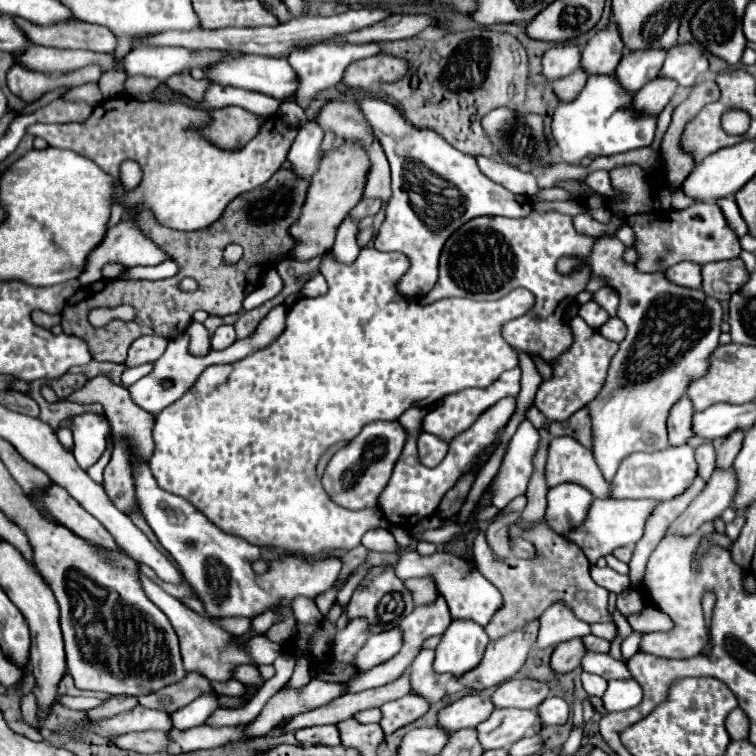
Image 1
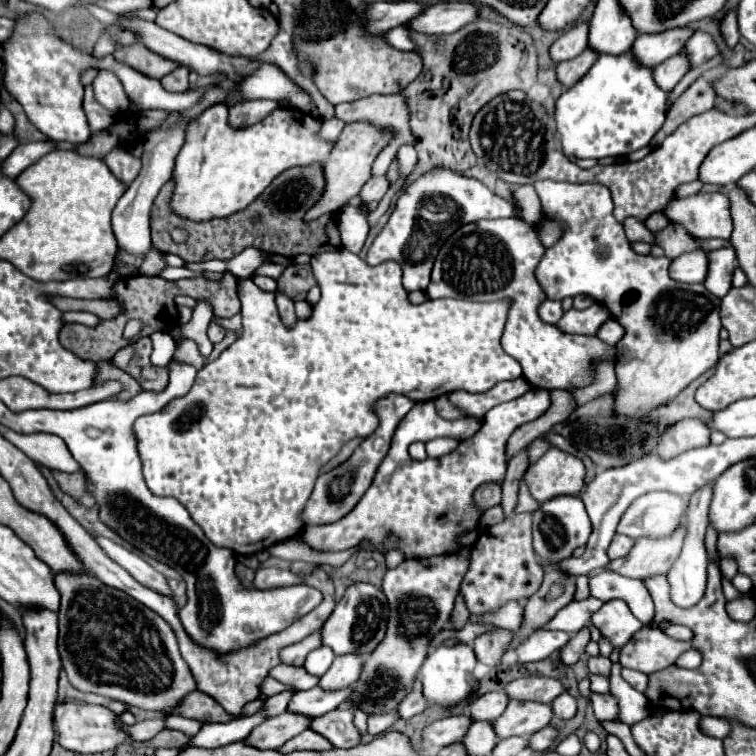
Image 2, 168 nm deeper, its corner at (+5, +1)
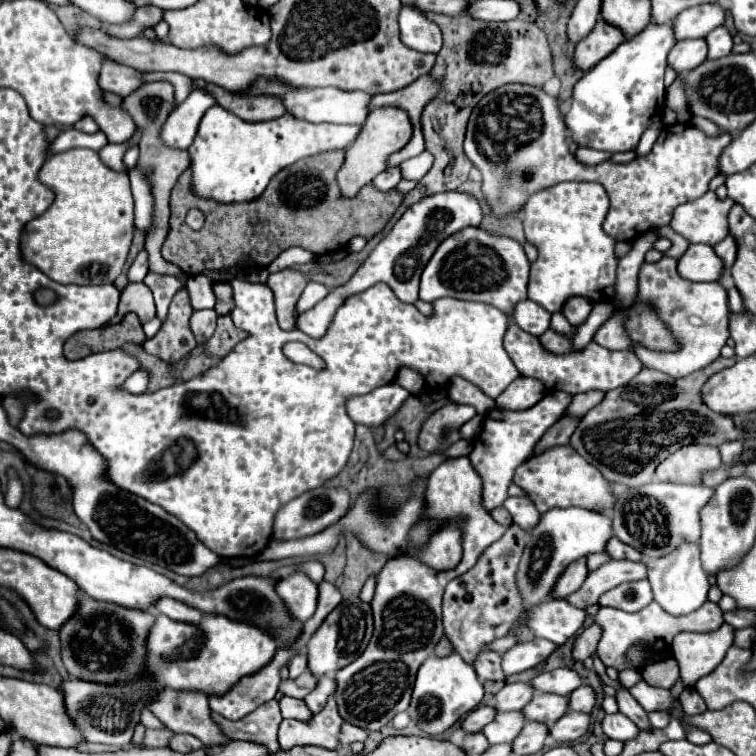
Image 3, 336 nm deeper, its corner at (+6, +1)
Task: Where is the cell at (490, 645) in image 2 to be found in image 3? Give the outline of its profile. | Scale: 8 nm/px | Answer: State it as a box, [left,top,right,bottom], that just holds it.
[474,651,504,681]

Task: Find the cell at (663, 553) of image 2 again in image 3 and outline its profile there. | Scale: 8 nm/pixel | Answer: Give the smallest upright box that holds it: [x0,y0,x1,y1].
[568,561,646,609]

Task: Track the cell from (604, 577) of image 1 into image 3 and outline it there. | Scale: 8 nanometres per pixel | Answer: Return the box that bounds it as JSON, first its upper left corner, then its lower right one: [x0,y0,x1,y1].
[600,579,652,613]

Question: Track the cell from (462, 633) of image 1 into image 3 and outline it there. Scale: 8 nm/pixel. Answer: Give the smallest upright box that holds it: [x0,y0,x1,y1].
[408,653,484,735]

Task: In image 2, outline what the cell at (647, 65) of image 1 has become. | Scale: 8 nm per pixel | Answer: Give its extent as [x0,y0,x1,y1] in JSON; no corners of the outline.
[633,27,695,67]

